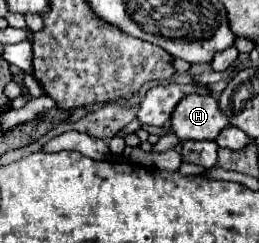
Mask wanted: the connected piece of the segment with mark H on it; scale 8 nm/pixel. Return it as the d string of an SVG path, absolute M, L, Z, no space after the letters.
M191 93L179 101L171 115L171 129L181 139L213 141L225 129L227 117L219 111L219 101L213 95Z

